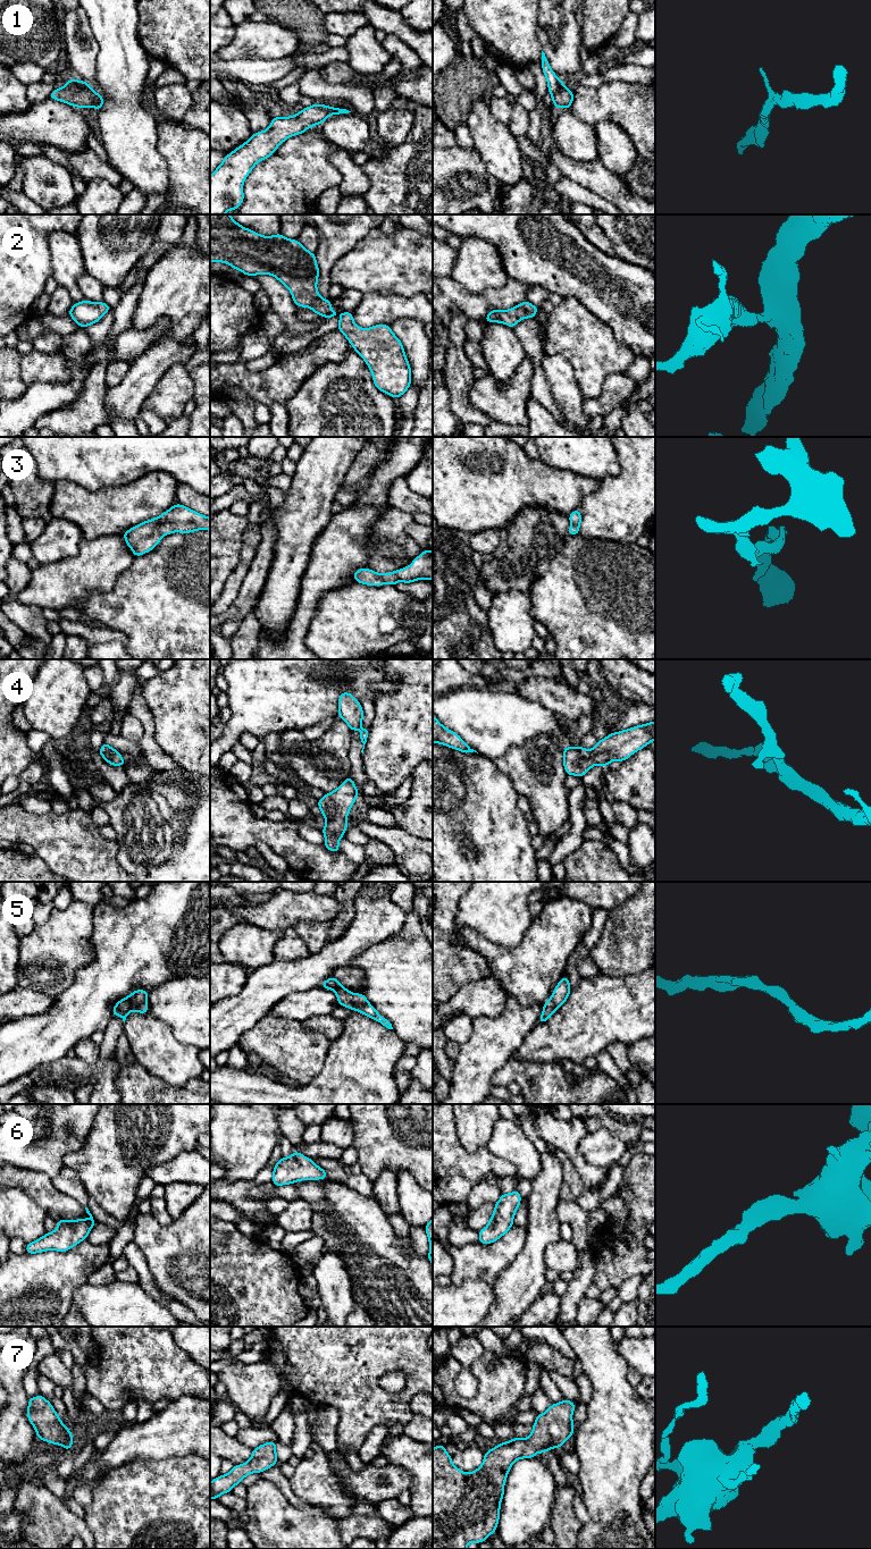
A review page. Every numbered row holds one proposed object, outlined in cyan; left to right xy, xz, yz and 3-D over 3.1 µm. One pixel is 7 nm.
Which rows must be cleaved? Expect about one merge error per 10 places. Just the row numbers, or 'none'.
none

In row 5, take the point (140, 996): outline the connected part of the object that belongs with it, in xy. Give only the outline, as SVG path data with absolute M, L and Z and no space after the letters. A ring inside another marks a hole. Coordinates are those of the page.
M145 990L133 991L131 995L115 1004L111 1016L120 1016L125 1022L131 1011L137 1011L143 1015L148 1013L148 994L149 992Z

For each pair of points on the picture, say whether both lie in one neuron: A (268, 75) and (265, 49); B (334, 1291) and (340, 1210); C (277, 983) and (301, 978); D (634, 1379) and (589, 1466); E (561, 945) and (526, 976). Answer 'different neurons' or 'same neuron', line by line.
A: different neurons
B: different neurons
C: same neuron
D: different neurons
E: same neuron

